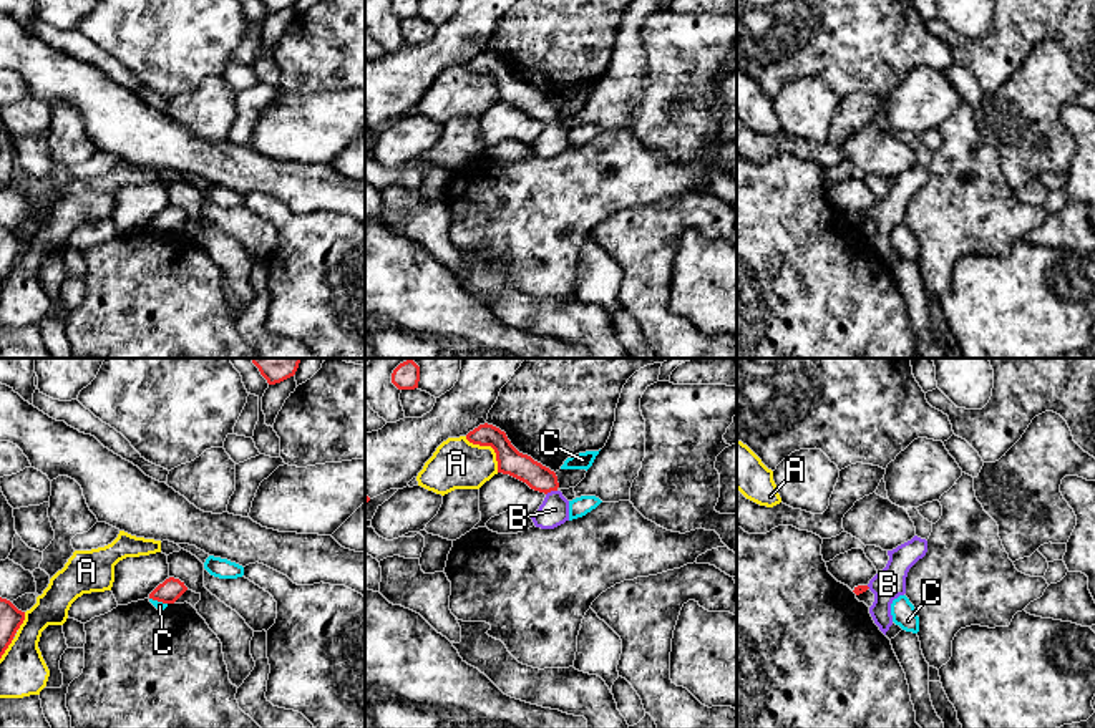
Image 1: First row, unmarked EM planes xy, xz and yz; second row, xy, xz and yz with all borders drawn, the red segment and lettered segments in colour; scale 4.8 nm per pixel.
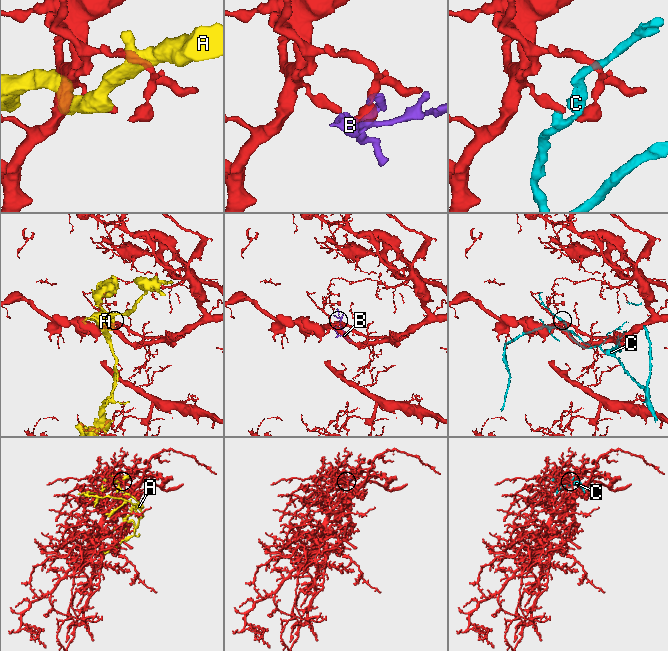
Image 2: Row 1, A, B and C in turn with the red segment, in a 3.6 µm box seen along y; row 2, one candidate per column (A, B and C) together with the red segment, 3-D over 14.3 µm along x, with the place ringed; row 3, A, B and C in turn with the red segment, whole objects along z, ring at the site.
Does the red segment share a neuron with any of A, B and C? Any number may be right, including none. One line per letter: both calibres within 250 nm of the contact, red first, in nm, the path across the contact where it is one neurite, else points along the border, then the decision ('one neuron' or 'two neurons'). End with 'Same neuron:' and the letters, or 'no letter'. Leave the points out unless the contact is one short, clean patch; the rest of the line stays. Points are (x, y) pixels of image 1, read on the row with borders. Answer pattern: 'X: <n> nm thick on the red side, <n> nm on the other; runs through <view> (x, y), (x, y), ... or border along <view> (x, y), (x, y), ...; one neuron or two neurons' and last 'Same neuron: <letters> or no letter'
A: 130 nm thick on the red side, 240 nm on the other; two neurons
B: 130 nm thick on the red side, 140 nm on the other; runs through xz (521, 466), (551, 490), (554, 509); one neuron
C: 110 nm thick on the red side, 50 nm on the other; border along xy (150, 597), (166, 604); two neurons
Same neuron: B

